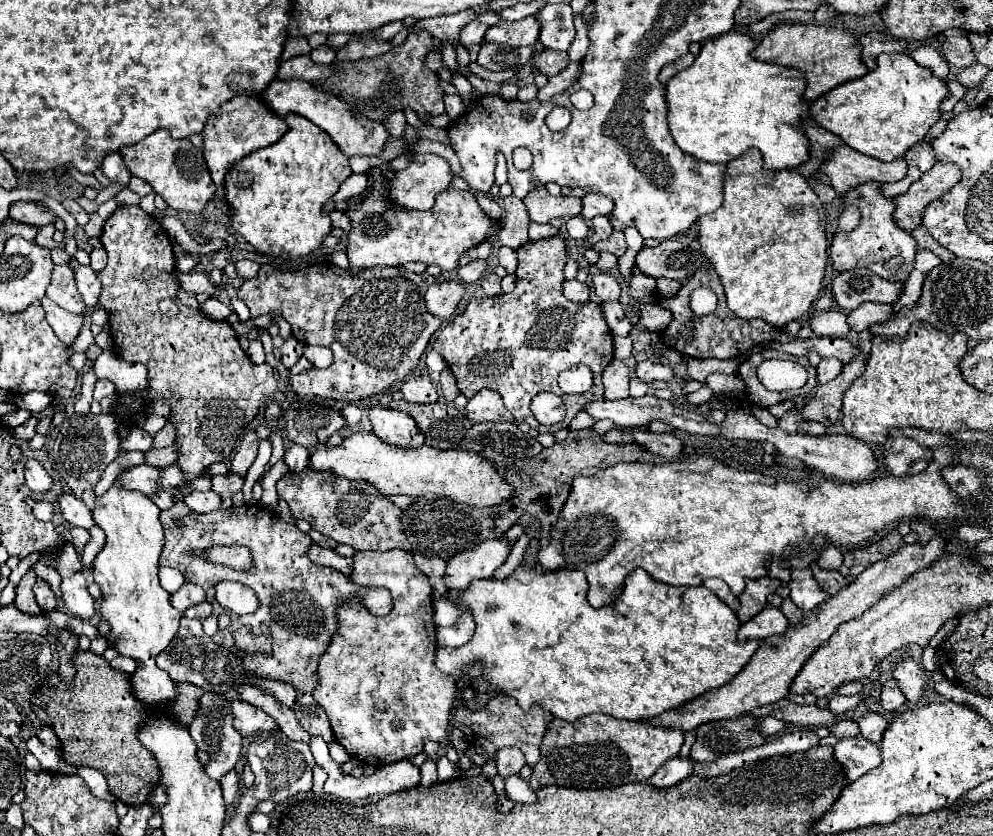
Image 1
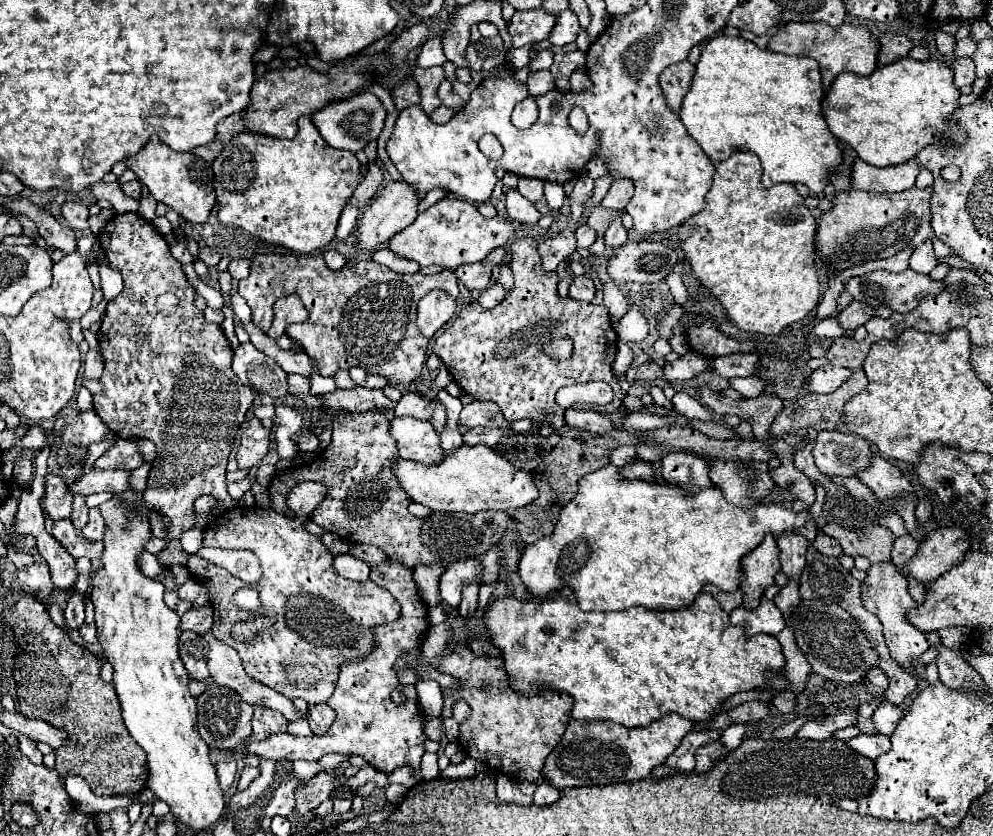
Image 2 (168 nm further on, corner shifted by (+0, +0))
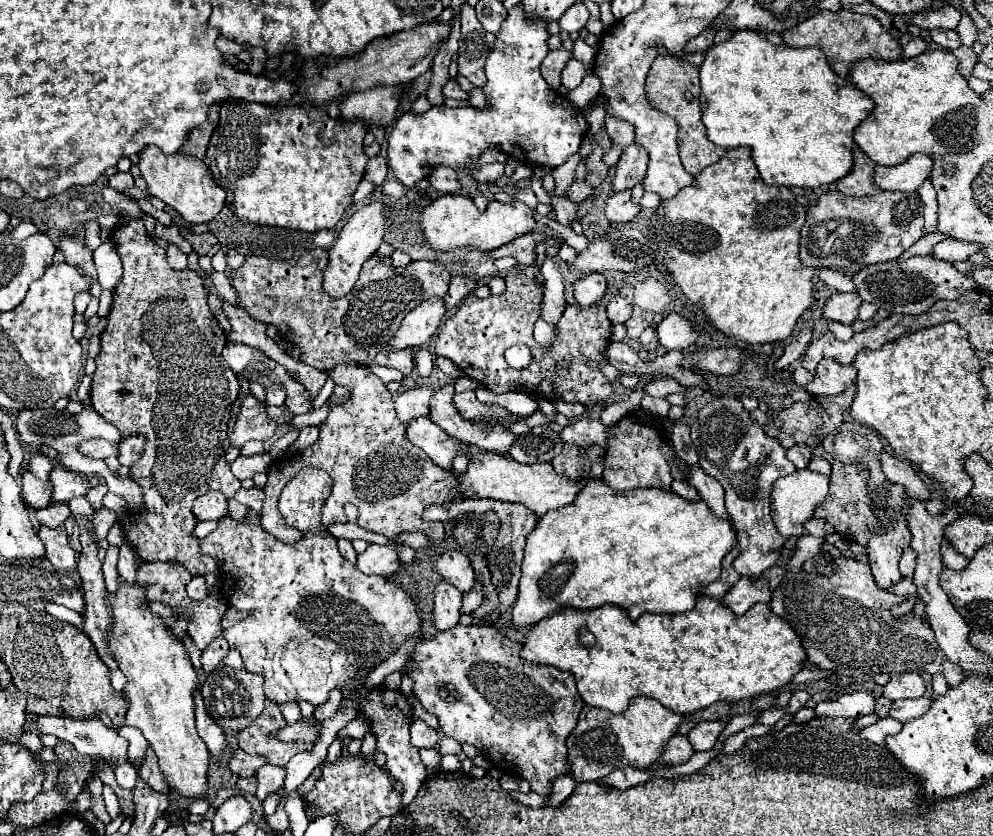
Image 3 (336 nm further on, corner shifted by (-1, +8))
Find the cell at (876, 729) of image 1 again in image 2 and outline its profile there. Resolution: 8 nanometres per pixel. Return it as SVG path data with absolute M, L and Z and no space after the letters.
M883 703L873 713L873 723L877 727L877 733L883 733L883 735L891 735L901 719L903 719L903 711L891 703Z

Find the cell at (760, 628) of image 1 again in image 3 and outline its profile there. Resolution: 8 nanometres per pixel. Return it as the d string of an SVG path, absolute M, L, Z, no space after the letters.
M742 577L740 583L736 583L732 591L728 591L728 595L722 599L722 603L730 607L736 615L744 615L756 603L768 605L770 601L772 601L772 589L764 577L760 577L758 581Z

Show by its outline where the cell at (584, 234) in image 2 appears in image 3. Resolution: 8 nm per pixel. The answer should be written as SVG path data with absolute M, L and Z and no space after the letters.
M552 193L552 207L556 211L556 221L562 225L572 225L576 219L576 205L566 197L554 197Z

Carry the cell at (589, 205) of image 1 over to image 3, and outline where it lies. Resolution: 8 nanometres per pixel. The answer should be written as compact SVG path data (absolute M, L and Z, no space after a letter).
M630 145L628 149L624 149L616 165L616 177L612 181L612 189L614 191L632 189L644 179L646 167L648 167L648 153L642 147Z

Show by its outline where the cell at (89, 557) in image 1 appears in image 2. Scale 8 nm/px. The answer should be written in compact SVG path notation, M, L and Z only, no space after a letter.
M89 509L89 523L83 529L85 539L99 541L99 539L103 539L103 531L105 531L105 521L103 521L101 513L97 509Z

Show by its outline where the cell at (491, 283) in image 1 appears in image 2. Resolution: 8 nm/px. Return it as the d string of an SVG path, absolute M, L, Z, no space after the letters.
M499 247L495 249L491 255L487 255L487 259L479 261L479 263L471 263L471 265L463 265L455 271L457 279L467 287L467 289L479 289L479 291L485 291L487 289L487 283L489 283L489 277L491 277L491 269L495 265L501 265L505 261L505 247Z

